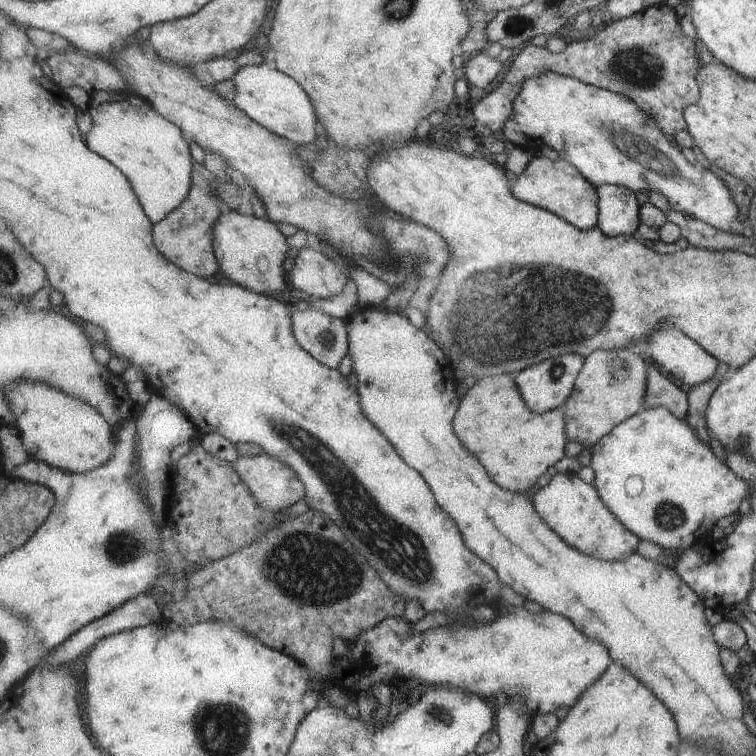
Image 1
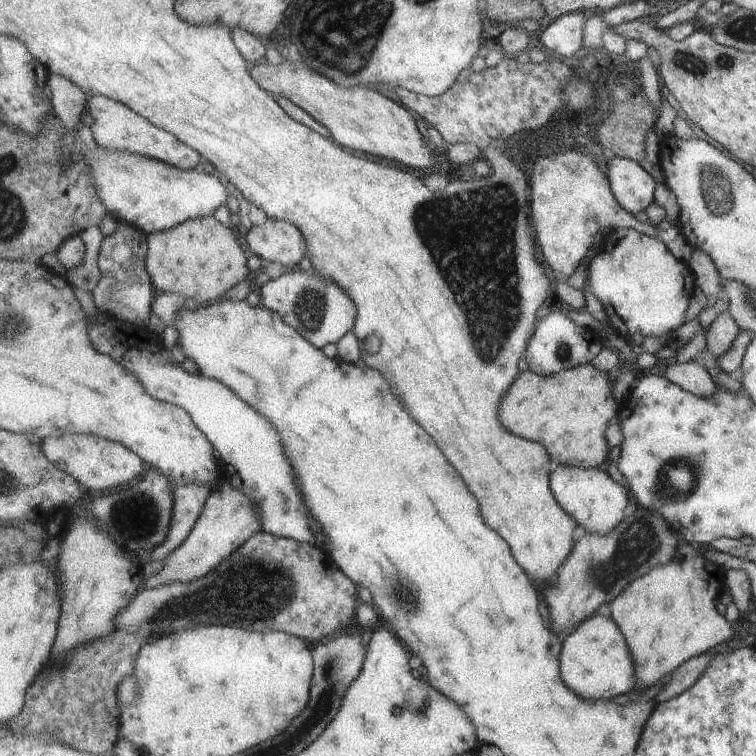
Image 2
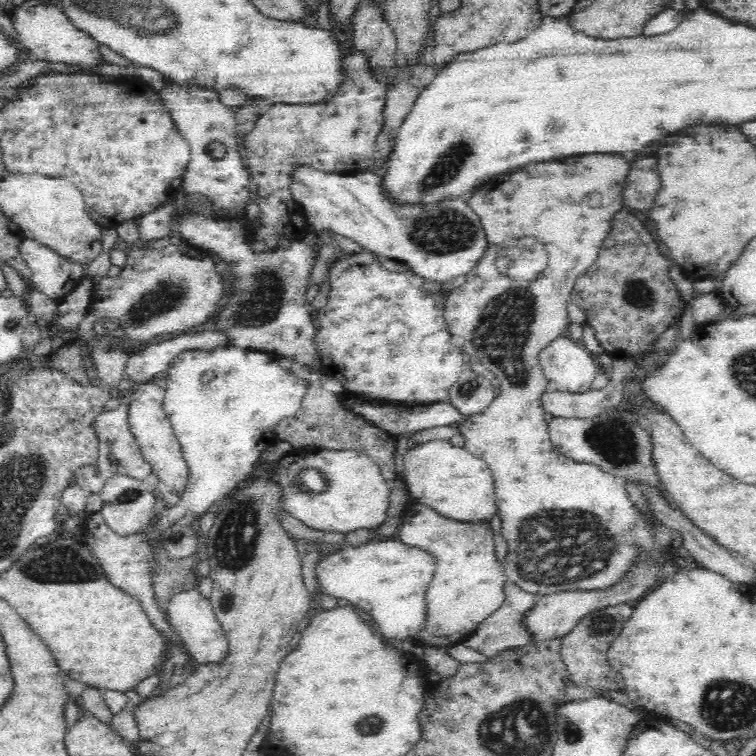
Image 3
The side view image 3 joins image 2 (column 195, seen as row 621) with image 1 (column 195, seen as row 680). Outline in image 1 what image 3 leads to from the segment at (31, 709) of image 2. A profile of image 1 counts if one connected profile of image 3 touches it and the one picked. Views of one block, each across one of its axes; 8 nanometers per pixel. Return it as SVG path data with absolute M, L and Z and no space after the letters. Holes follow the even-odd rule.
M309 509L307 513L301 516L290 518L277 524L275 528L271 529L267 534L264 534L255 544L245 548L245 550L238 550L231 556L225 557L223 560L215 561L208 564L206 567L194 568L190 573L187 573L187 594L181 601L169 604L163 608L164 618L168 621L173 621L181 626L196 625L199 623L209 621L219 621L226 625L235 625L243 630L249 630L251 635L257 637L263 644L269 645L271 648L289 654L289 656L300 661L301 664L307 666L309 670L322 674L324 677L330 677L333 666L333 638L335 636L340 639L347 640L347 642L356 639L361 631L368 631L370 628L376 627L377 624L382 623L389 617L403 617L406 613L406 602L402 601L399 595L393 592L389 585L381 580L381 576L377 574L377 570L369 564L369 560L365 556L361 556L353 544L349 540L345 540L341 528L323 512L315 509Z

